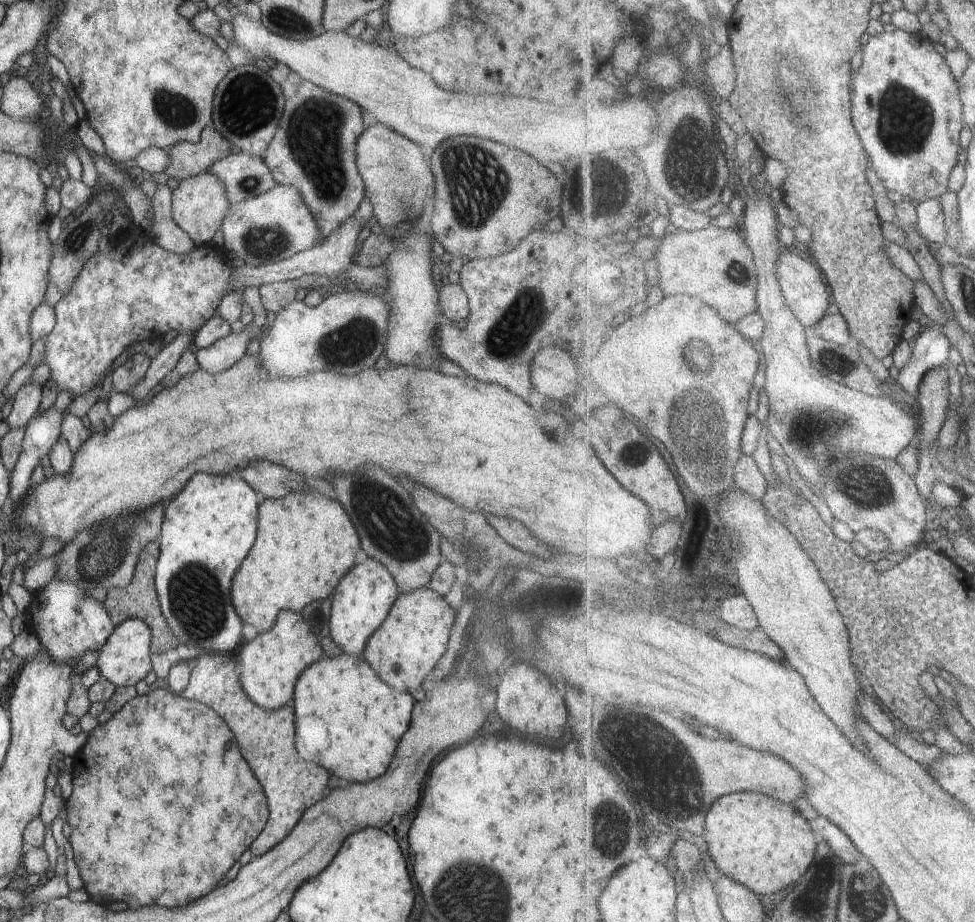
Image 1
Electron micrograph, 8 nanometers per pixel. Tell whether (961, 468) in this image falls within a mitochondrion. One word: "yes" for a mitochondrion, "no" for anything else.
no

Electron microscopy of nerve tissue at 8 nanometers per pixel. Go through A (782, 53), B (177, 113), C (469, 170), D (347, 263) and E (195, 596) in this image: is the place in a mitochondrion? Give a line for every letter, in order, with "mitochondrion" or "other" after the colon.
A: mitochondrion
B: mitochondrion
C: mitochondrion
D: other
E: mitochondrion

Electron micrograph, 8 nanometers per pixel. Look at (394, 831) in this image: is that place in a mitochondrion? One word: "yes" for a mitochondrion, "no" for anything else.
no

